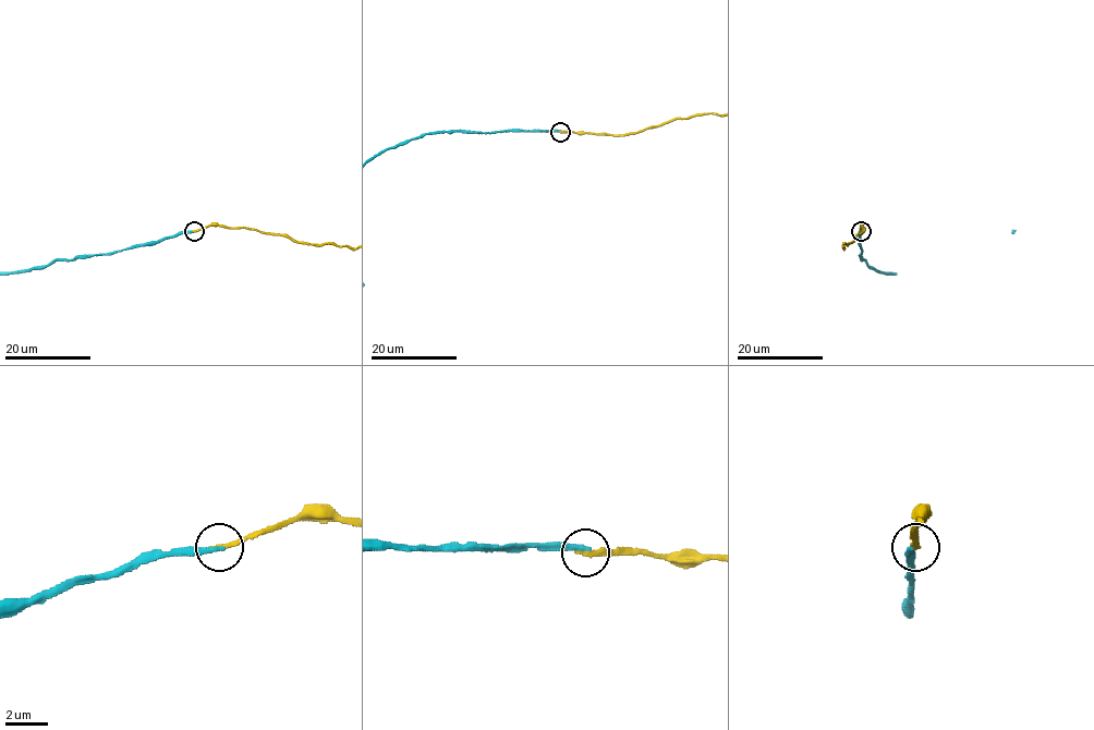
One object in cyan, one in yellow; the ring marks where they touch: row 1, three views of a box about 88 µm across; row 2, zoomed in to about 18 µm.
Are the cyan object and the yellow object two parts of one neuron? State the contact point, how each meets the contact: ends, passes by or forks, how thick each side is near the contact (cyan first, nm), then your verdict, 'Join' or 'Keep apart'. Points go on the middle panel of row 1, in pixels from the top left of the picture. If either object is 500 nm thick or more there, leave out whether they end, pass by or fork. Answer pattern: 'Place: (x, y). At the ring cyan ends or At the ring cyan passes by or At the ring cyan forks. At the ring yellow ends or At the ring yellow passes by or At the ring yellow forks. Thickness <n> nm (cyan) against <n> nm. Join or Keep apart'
Place: (560, 132). At the ring cyan ends. At the ring yellow ends. Thickness 240 nm (cyan) against 260 nm. Keep apart

